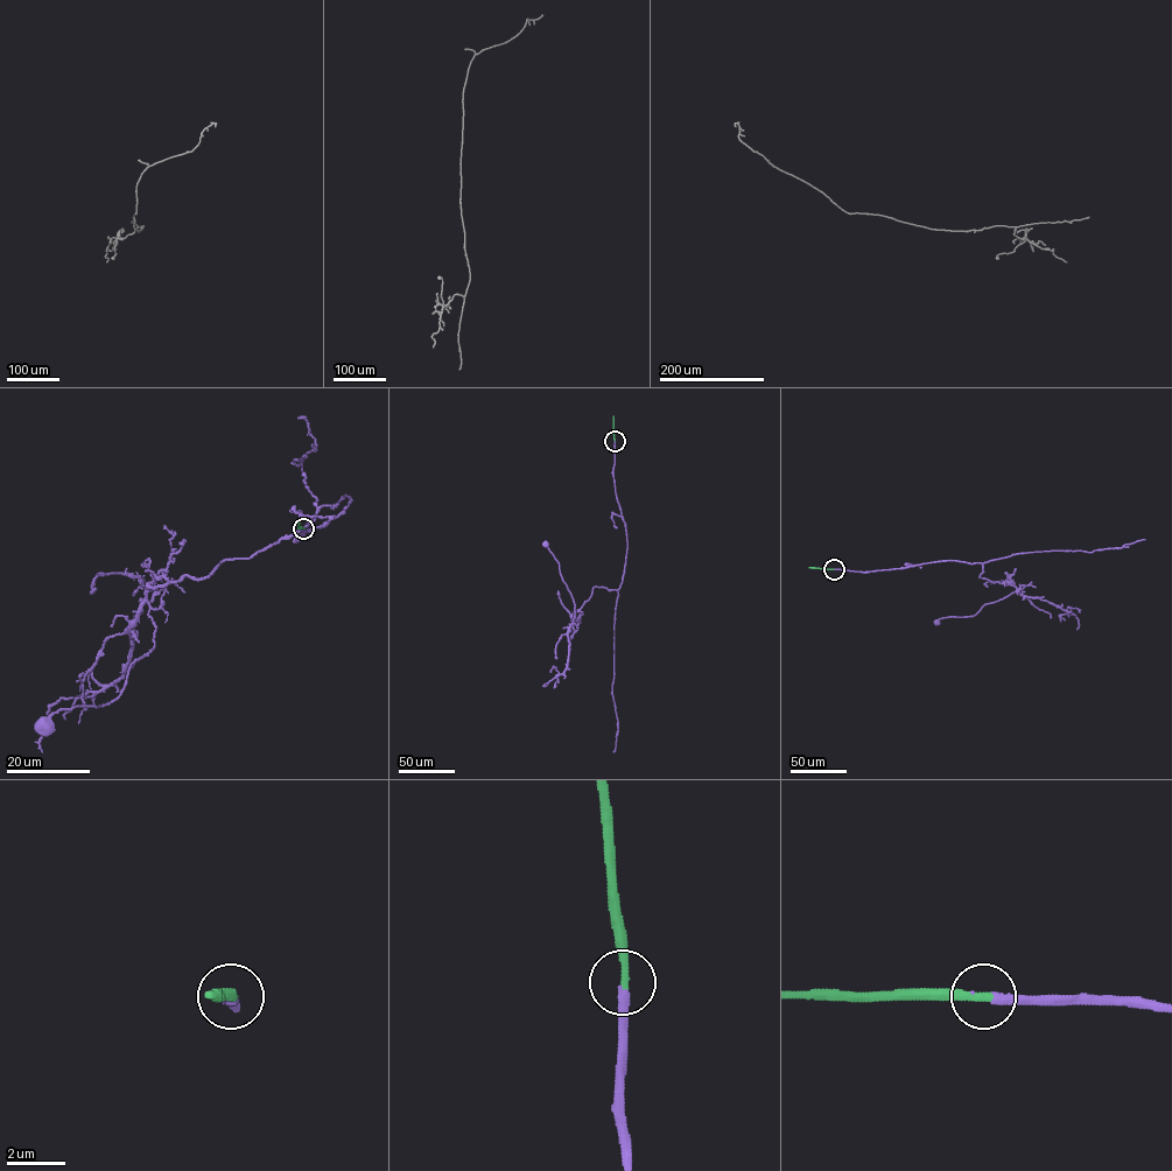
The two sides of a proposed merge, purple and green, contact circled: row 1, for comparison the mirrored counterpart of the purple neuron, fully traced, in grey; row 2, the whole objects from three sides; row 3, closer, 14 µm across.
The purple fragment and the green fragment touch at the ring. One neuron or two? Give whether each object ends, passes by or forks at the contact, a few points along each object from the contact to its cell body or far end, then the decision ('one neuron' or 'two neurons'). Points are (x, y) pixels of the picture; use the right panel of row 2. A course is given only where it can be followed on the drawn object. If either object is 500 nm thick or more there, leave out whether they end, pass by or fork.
purple ends; green ends; course purple (834, 569), (868, 572), (948, 560), (981, 563), (978, 577), (1016, 588), (973, 616), (937, 622); course green (834, 569), (809, 567); one neuron

